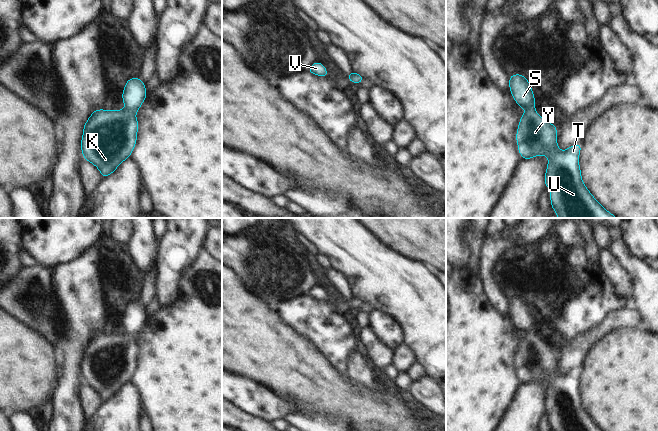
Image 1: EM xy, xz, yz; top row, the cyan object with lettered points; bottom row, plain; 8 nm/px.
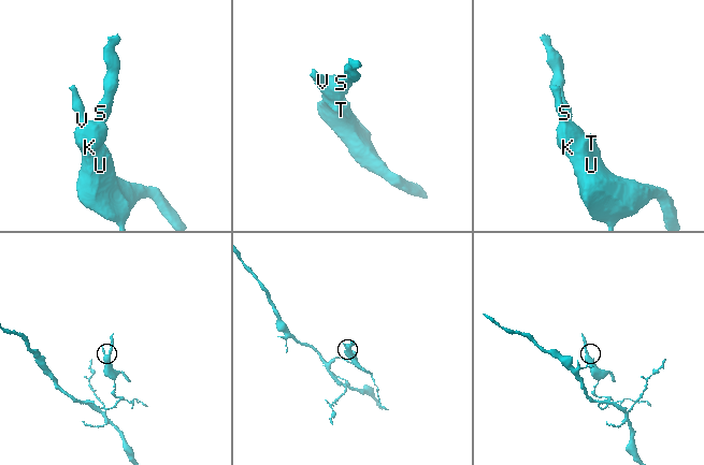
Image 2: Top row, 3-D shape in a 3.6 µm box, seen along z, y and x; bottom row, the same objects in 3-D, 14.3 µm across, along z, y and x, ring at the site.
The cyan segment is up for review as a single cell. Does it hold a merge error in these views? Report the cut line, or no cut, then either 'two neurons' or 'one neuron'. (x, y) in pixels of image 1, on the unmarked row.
no cut | one neuron

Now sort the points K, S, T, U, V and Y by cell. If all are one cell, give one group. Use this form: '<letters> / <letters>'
K S T U V Y

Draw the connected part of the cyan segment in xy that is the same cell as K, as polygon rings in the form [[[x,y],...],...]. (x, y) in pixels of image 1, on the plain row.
[[[138,300],[128,303],[122,316],[125,332],[97,333],[84,348],[82,379],[98,392],[102,402],[111,399],[131,380],[139,350],[135,338],[147,320],[145,308]]]

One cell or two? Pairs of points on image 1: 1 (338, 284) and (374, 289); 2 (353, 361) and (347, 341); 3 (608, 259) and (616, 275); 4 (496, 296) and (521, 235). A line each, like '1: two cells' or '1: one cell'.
1: two cells
2: two cells
3: one cell
4: two cells

